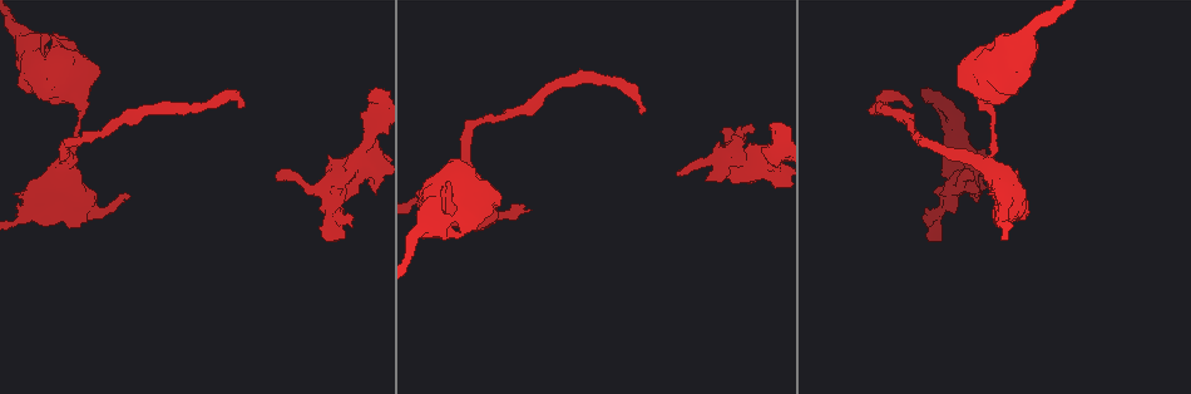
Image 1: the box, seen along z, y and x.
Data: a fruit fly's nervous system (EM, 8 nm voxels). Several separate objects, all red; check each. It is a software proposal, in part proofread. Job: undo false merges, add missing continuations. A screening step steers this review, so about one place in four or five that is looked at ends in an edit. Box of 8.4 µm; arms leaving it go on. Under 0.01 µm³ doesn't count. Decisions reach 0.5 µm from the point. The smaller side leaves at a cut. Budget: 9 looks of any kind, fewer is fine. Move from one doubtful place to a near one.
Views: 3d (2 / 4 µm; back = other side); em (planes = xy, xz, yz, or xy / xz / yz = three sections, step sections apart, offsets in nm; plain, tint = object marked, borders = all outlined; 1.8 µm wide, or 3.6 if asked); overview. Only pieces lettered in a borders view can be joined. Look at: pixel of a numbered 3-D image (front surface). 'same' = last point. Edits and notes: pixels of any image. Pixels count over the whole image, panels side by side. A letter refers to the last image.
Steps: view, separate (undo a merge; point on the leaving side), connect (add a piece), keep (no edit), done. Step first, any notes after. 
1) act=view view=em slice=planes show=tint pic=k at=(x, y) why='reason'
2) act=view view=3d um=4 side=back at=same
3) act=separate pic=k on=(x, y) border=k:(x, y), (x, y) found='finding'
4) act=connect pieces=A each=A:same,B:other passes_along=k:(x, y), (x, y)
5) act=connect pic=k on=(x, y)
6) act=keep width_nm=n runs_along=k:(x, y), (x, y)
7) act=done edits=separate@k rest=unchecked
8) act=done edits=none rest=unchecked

act=view view=3d um=4 pic=1 at=(976, 199) why='free end'

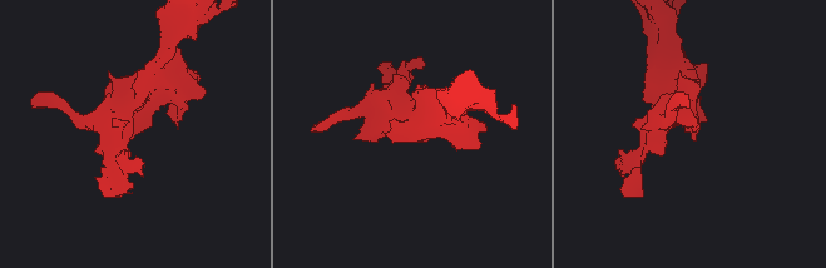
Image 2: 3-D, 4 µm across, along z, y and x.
act=view view=em slice=planes show=borders pic=2 at=(133, 137) why='now the EM'

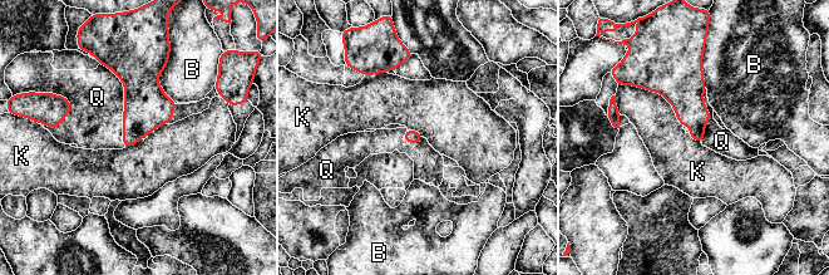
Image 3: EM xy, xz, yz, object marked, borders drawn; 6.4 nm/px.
act=connect pieces=Q each=B:other,K:other,Q:same passes_along=3:(147, 107), (124, 103), (97, 97) found='the cell continues'

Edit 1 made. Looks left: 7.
act=view view=3d um=2 pic=1 at=(927, 102) why='free end'

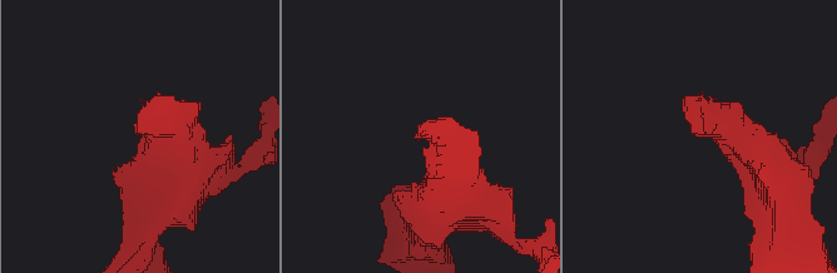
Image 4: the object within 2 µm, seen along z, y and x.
act=view view=em um=3.6 slice=yz step=8 show=tint pic=4 at=(416, 134) why='now the EM'

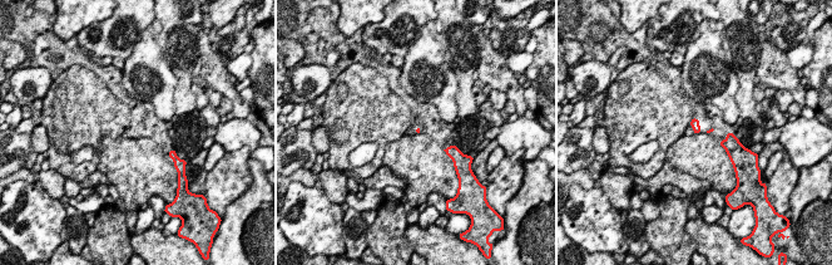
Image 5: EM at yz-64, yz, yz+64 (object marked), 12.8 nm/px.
act=view view=em um=3.6 slice=planes show=borders at=same

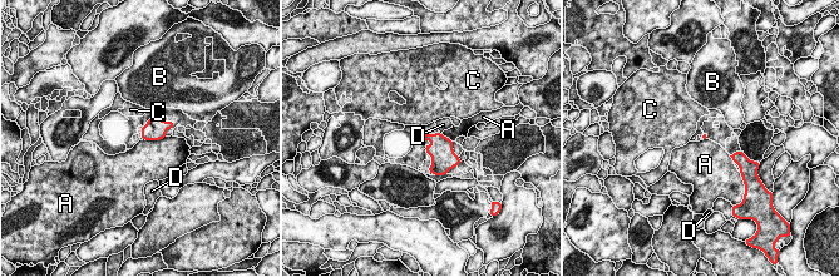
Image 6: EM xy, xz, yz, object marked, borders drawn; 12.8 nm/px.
act=keep each=A:other,B:other,C:other,D:other found='no lettered piece goes on from it'

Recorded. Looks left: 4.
act=view view=em um=3.6 slice=yz step=4 show=tint pic=1 at=(73, 85) why='thick turns thin'

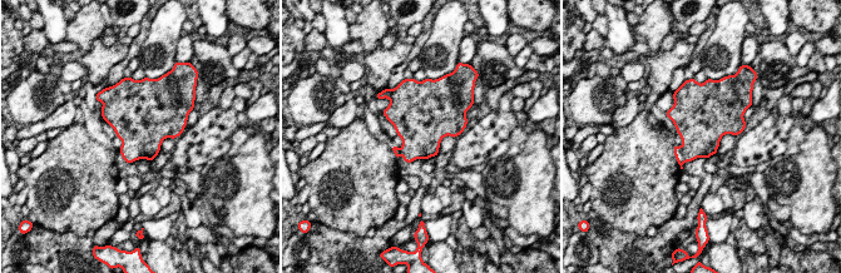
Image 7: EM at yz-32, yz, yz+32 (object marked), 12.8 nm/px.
act=view view=em um=3.6 slice=yz step=4 show=borders at=same

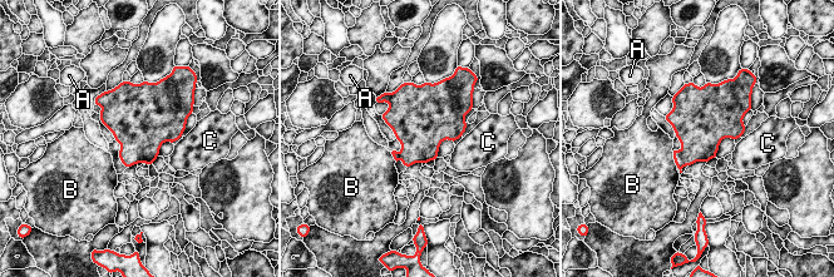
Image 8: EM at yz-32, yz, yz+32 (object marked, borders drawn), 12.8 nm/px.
act=separate pic=8 on=(680, 164) width_nm=650 each=A:other,B:other,C:other border=8:(680, 152), (681, 157) found='a second cell is stuck on'

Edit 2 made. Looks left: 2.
act=done edits=connect@3,separate@8 rest=unchecked

